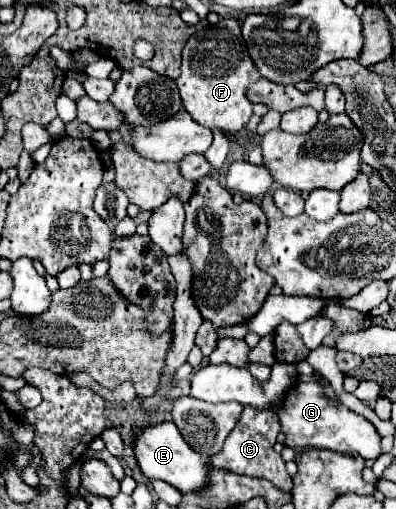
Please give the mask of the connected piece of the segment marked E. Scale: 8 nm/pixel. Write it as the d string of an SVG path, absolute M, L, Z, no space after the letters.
M160 423L160 425L150 425L144 429L138 429L136 433L136 459L142 469L142 473L148 479L160 479L170 483L172 487L180 489L180 493L196 493L208 487L208 475L210 469L206 467L204 459L200 453L196 453L180 435L178 427L170 423Z

